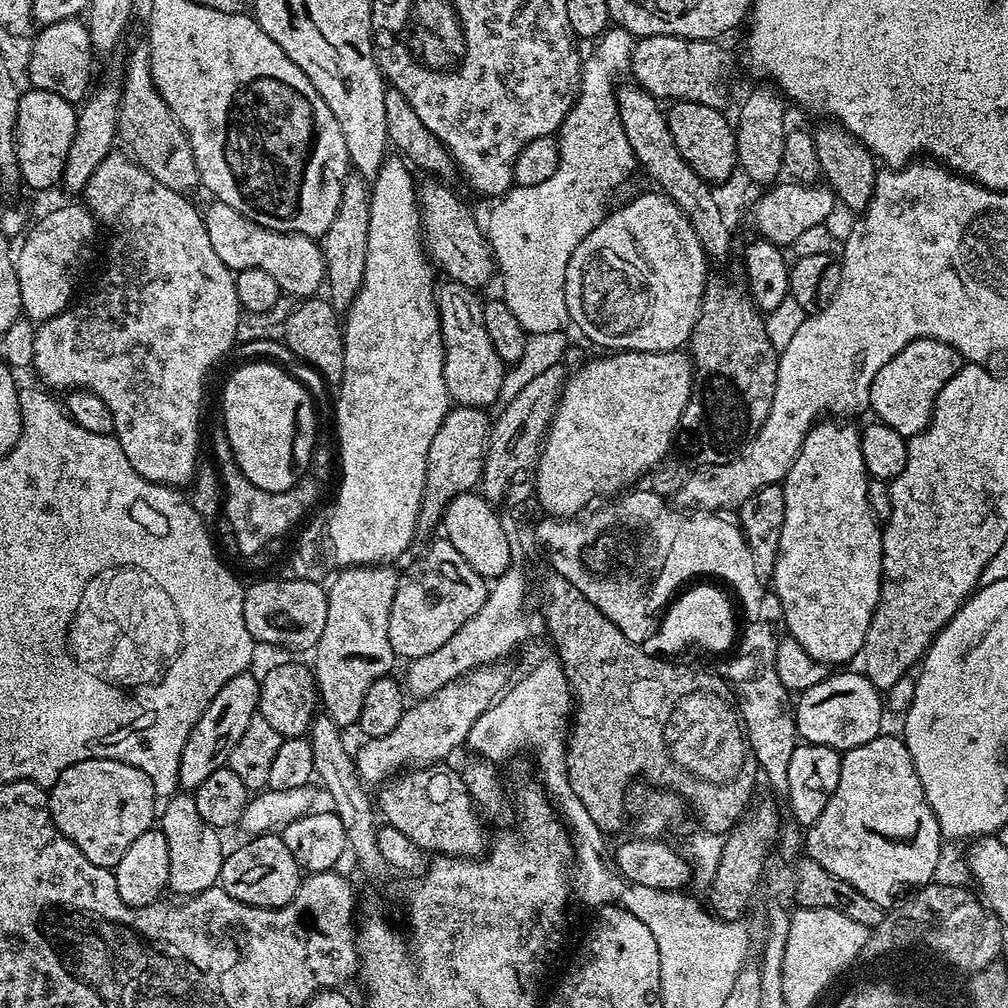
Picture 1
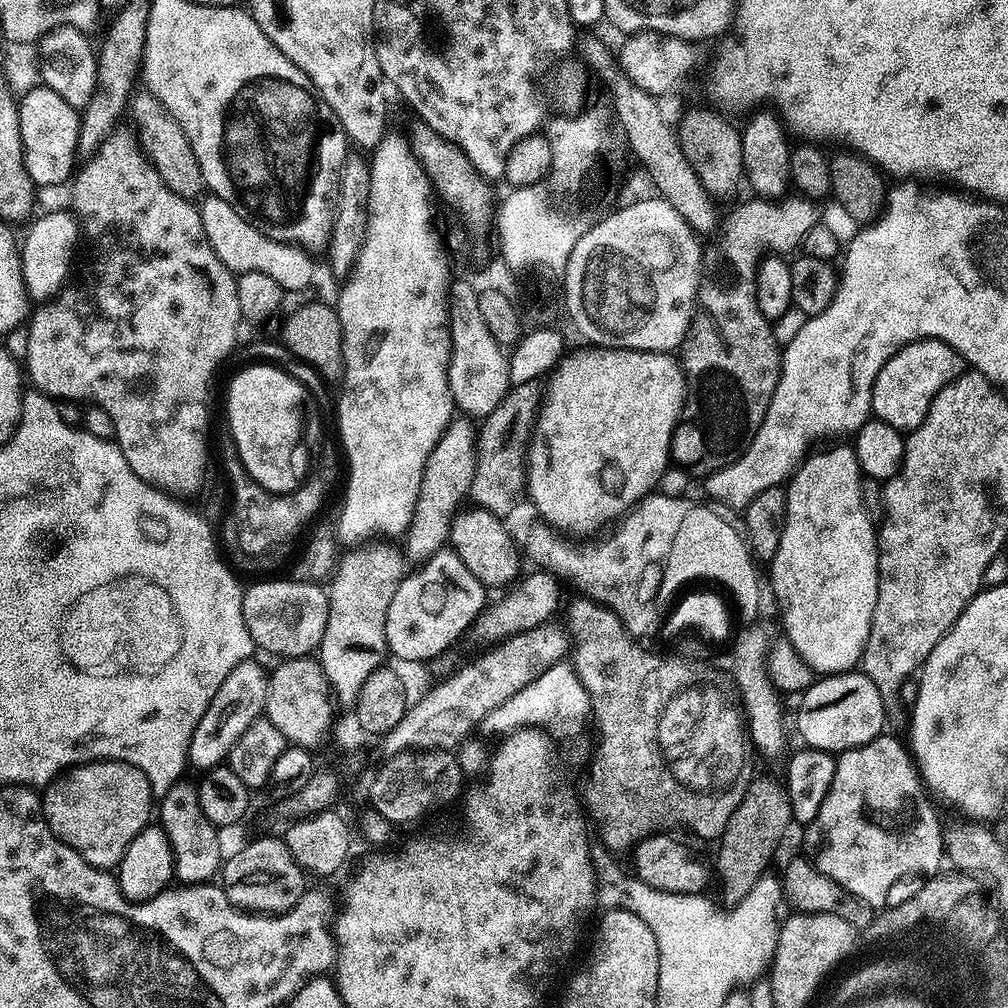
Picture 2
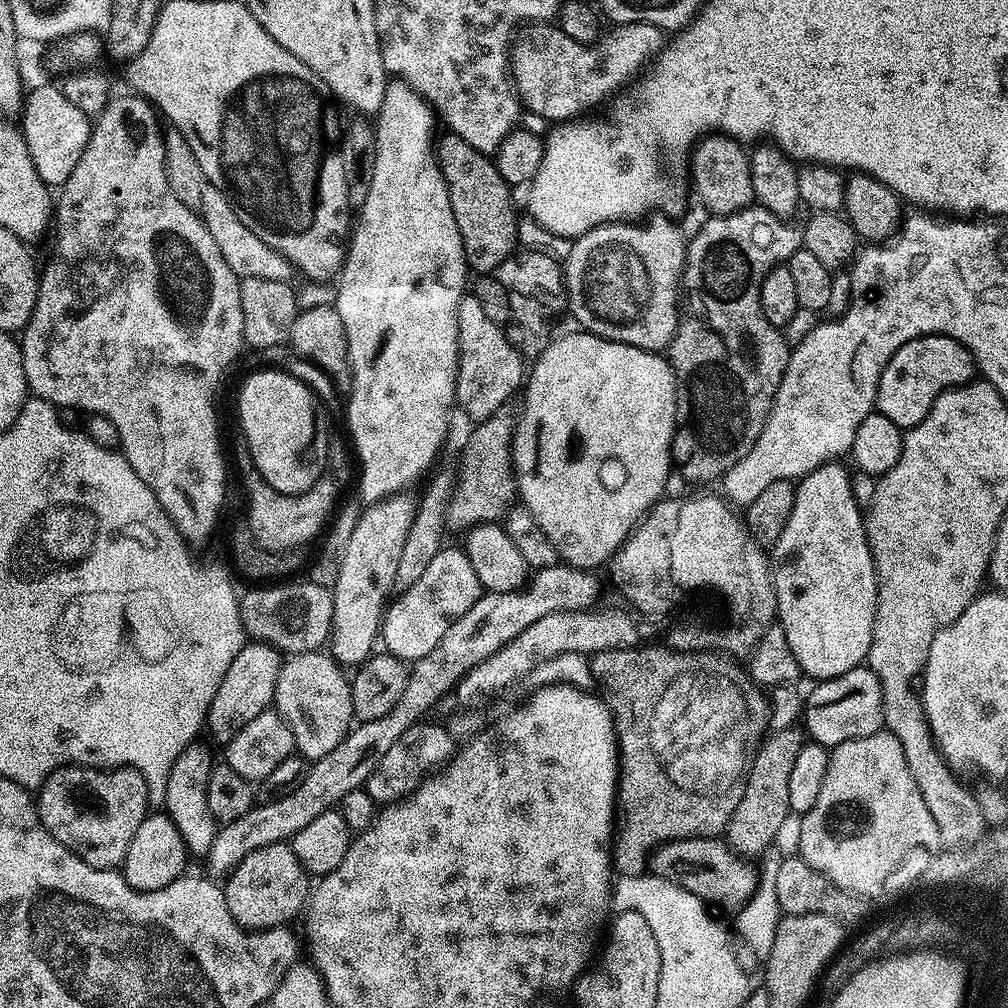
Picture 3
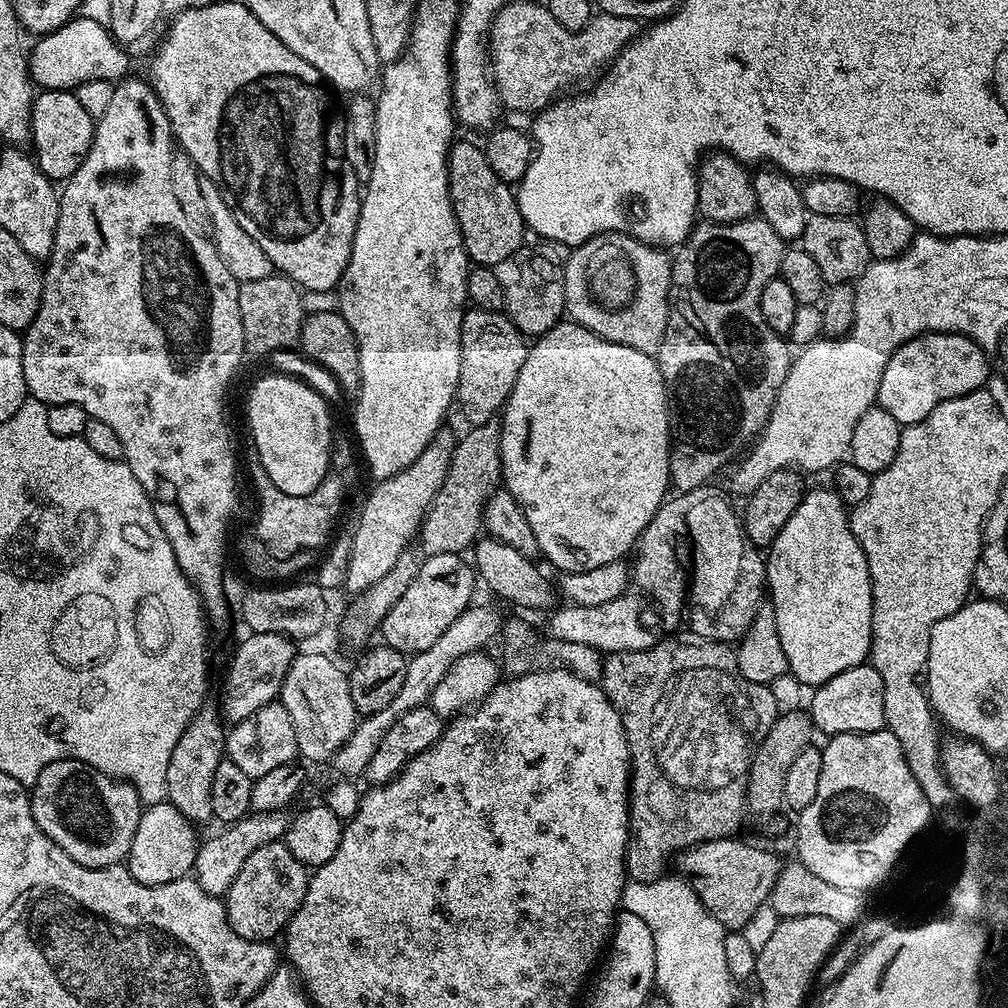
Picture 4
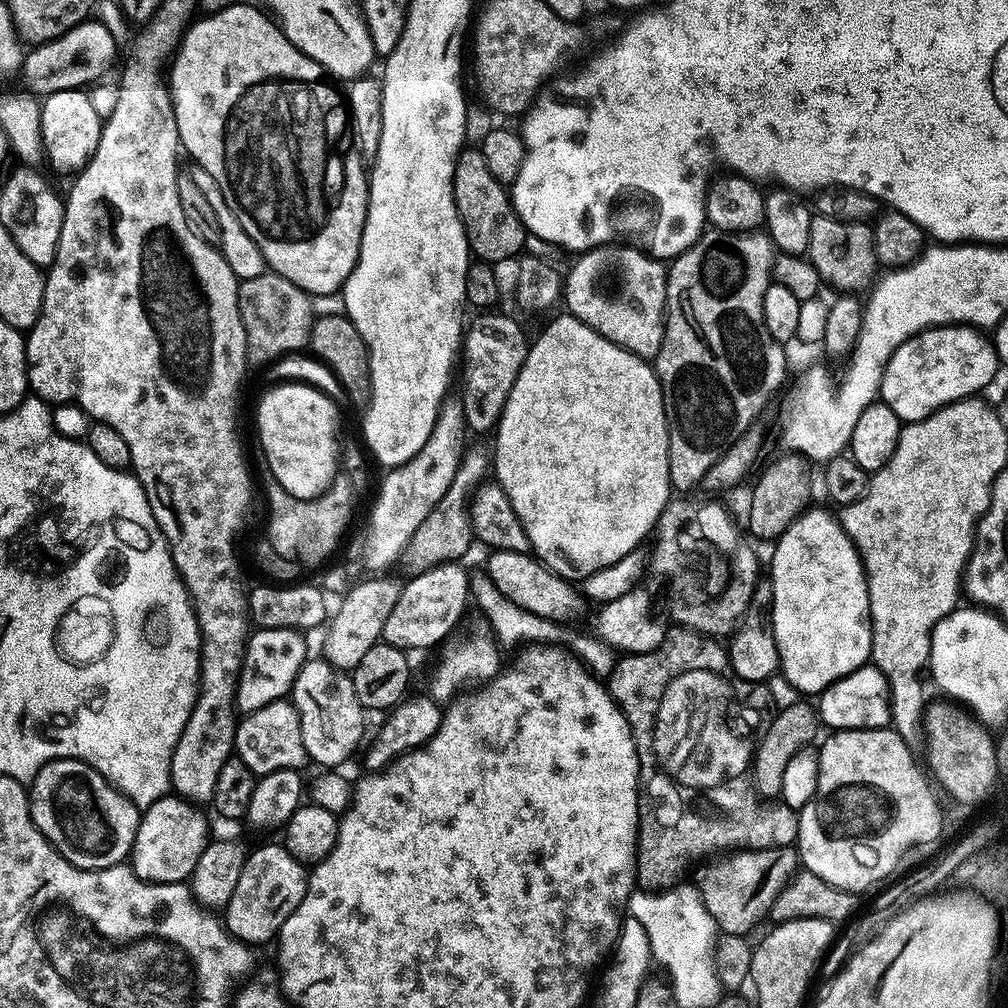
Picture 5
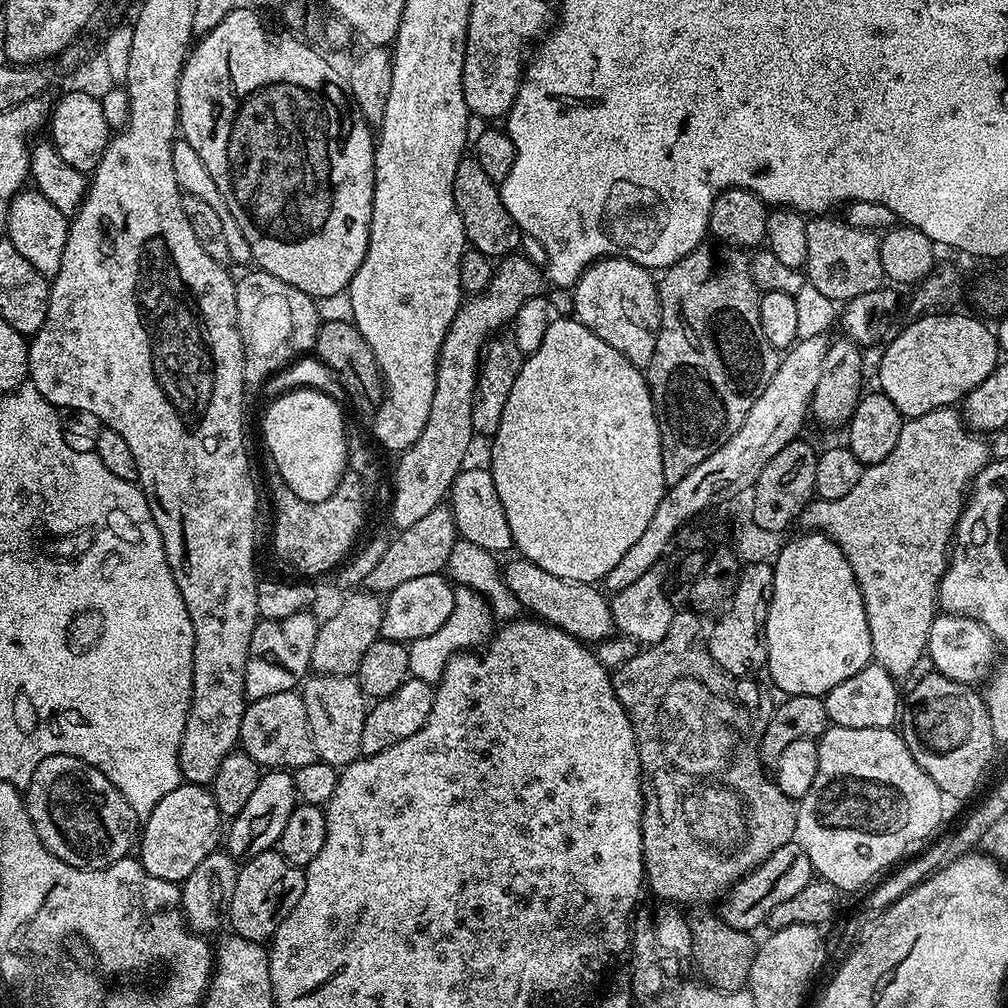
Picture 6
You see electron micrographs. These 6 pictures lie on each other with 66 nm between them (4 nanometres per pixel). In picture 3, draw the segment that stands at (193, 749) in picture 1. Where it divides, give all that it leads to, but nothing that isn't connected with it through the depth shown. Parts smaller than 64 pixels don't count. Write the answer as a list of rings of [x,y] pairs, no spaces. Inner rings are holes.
[[[259,642],[245,643],[243,650],[230,662],[230,670],[226,670],[226,678],[222,678],[222,686],[218,686],[218,694],[214,694],[214,702],[210,702],[206,732],[209,732],[220,746],[226,746],[250,722],[258,718],[258,714],[269,711],[276,699],[276,683],[282,663],[281,653],[268,644]]]

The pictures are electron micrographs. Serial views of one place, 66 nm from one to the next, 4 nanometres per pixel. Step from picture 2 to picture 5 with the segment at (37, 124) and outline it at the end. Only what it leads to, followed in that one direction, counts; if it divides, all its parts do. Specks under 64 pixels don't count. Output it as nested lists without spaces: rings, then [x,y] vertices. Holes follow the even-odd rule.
[[[71,88],[43,97],[40,105],[40,129],[47,163],[52,163],[60,172],[76,174],[88,165],[94,150],[98,150],[104,126],[90,103],[88,92]]]

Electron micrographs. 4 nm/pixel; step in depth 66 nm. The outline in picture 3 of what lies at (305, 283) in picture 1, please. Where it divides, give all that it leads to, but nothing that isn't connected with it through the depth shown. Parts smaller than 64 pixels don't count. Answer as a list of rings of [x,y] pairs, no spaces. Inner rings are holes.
[[[208,183],[202,190],[198,215],[204,221],[206,230],[210,230],[210,238],[214,238],[218,250],[222,250],[222,258],[226,258],[226,266],[230,266],[230,270],[234,270],[234,274],[241,280],[270,278],[270,282],[282,282],[293,279],[292,263],[282,254],[278,254],[278,250],[266,246],[266,242],[262,242],[262,238],[258,238],[258,234],[254,234],[250,226],[244,225],[242,218],[234,214],[234,206],[230,206],[226,194],[222,194],[222,190],[218,190],[213,184]]]

